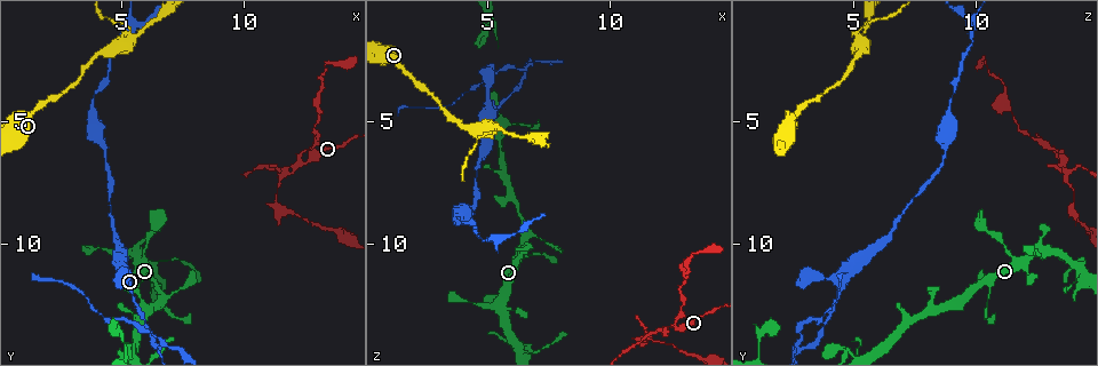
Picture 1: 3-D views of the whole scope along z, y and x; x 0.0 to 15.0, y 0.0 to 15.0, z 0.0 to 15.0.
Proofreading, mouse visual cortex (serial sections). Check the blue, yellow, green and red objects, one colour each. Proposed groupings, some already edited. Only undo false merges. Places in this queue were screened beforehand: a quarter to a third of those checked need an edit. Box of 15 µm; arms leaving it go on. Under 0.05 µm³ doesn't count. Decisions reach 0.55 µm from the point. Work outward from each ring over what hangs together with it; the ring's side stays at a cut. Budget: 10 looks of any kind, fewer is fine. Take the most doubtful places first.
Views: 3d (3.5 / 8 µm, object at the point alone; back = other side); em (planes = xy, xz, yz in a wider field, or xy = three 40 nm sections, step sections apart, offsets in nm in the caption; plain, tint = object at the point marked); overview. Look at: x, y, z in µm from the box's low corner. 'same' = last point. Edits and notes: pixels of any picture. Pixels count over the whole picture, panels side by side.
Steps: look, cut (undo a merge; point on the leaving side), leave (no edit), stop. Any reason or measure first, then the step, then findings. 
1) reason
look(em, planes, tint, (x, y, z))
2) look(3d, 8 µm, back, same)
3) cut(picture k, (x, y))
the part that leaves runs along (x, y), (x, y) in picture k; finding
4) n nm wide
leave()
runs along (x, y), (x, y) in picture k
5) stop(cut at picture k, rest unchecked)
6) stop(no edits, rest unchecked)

three arms meet
look(3d, 3.5 µm, (5.4, 1.5, 5.3))

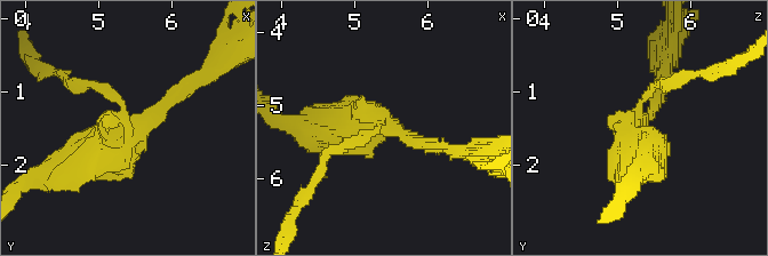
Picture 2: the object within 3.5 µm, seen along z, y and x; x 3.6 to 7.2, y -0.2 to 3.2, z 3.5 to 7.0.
3 arms; arms of 150, 150, 450 nm; shape alone is not enough
look(em, xy, step 2, tint, (5.40, 1.55, 5.25))

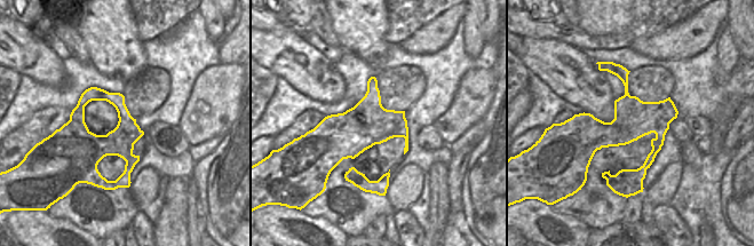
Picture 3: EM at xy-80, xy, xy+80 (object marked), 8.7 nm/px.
look(em, planes, tint, same)

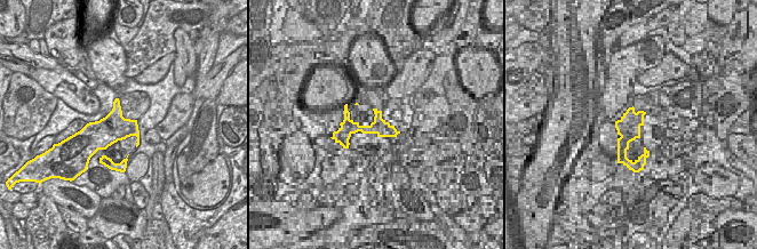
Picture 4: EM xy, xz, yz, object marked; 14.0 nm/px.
400 nm wide
leave()
runs along (64, 167), (188, 89) in picture 2; continuous, no second cell

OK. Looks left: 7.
thick turns thin
look(3d, 8 µm, (6.6, 12.1, 9.6))

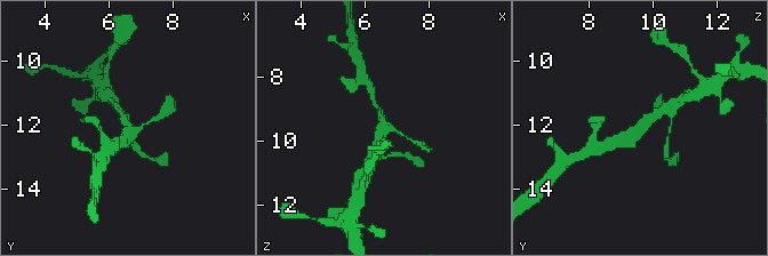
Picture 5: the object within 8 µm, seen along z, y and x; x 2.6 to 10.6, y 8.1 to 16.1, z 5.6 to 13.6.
3 arms; arms of 100, 250, 250 nm; need the tissue
look(em, xy, step 2, tint, (6.7, 12.1, 9.7))

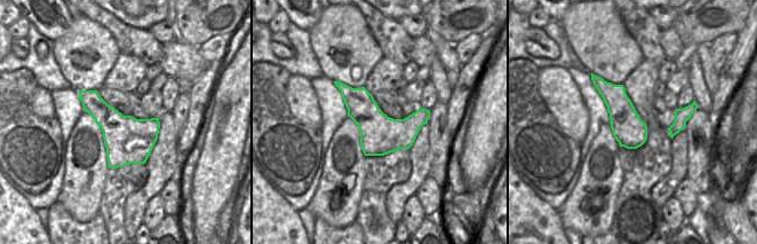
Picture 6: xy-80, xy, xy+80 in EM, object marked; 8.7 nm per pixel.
leave()
runs along (664, 110), (636, 137), (615, 141) in picture 5; one cell here

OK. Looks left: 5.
a fork
look(3d, 3.5 µm, (5.9, 13.1, 7.5))

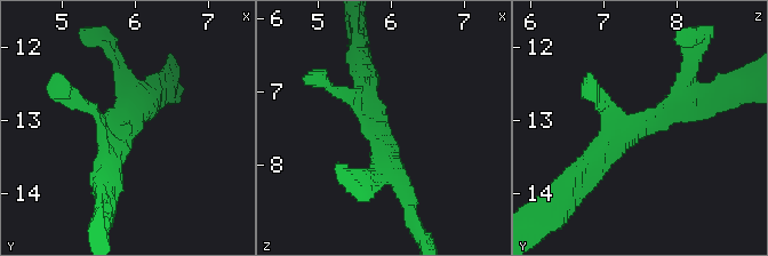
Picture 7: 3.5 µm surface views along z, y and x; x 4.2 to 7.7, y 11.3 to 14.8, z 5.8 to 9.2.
look(em, planes, tint, (5.85, 13.10, 7.50))

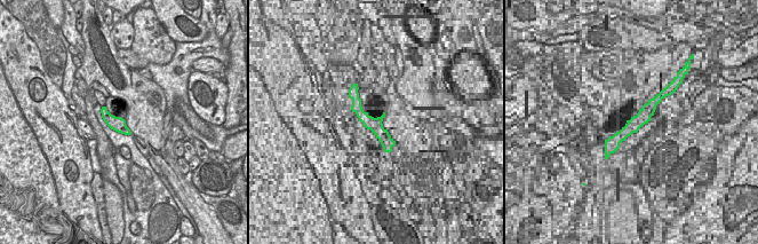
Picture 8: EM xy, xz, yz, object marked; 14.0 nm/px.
220 nm wide
leave()
runs along (698, 102), (646, 122), (584, 168) in picture 7; one cell here

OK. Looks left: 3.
narrows sharply
look(3d, 8 µm, (3.8, 4.0, 9.1))

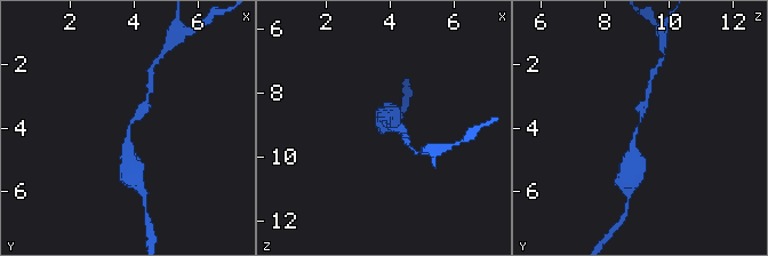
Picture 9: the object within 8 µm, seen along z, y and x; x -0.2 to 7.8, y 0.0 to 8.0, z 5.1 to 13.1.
arms of 250, 300 nm; need the tissue
look(em, xy, step 3, tint, (3.9, 3.9, 9.1))

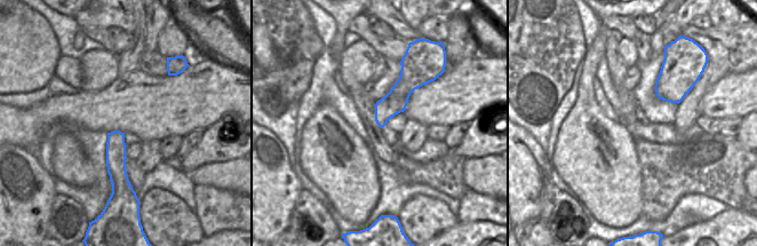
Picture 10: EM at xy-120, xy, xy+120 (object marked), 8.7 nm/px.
leave()
runs along (415, 74), (383, 112), (381, 122) in picture 10; continuous, no second cell

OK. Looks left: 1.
stop(no edits, rest unchecked)

